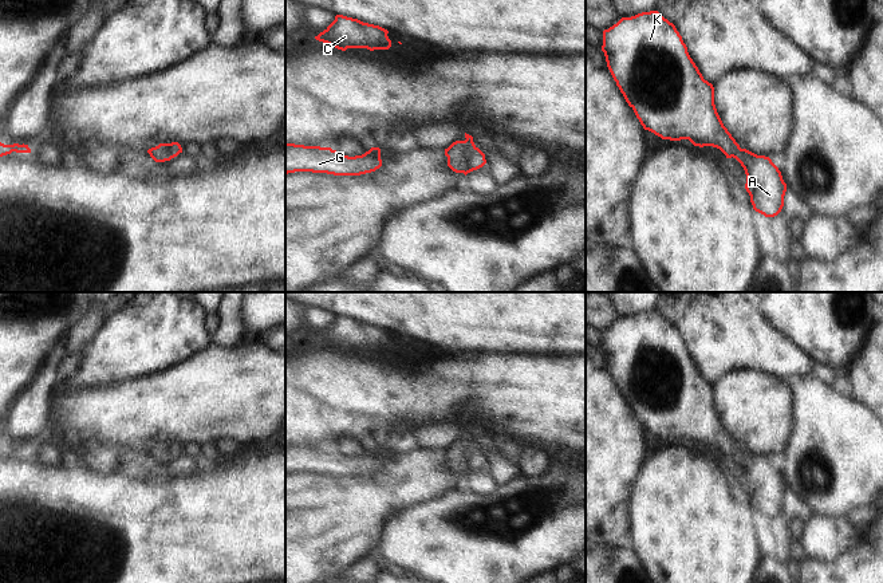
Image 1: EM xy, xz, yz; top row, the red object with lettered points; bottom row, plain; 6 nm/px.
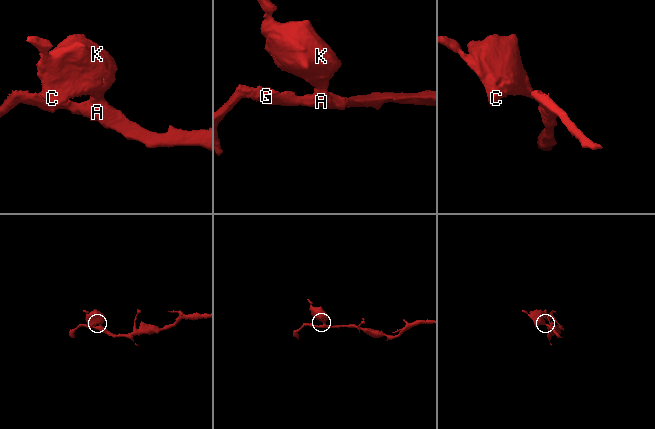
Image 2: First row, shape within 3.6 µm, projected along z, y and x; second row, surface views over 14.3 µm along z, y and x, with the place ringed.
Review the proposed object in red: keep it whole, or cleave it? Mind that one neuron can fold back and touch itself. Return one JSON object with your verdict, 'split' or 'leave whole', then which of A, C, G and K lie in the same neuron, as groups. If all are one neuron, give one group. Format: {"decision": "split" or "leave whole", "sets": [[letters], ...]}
{"decision": "leave whole", "sets": [["A", "C", "G", "K"]]}

